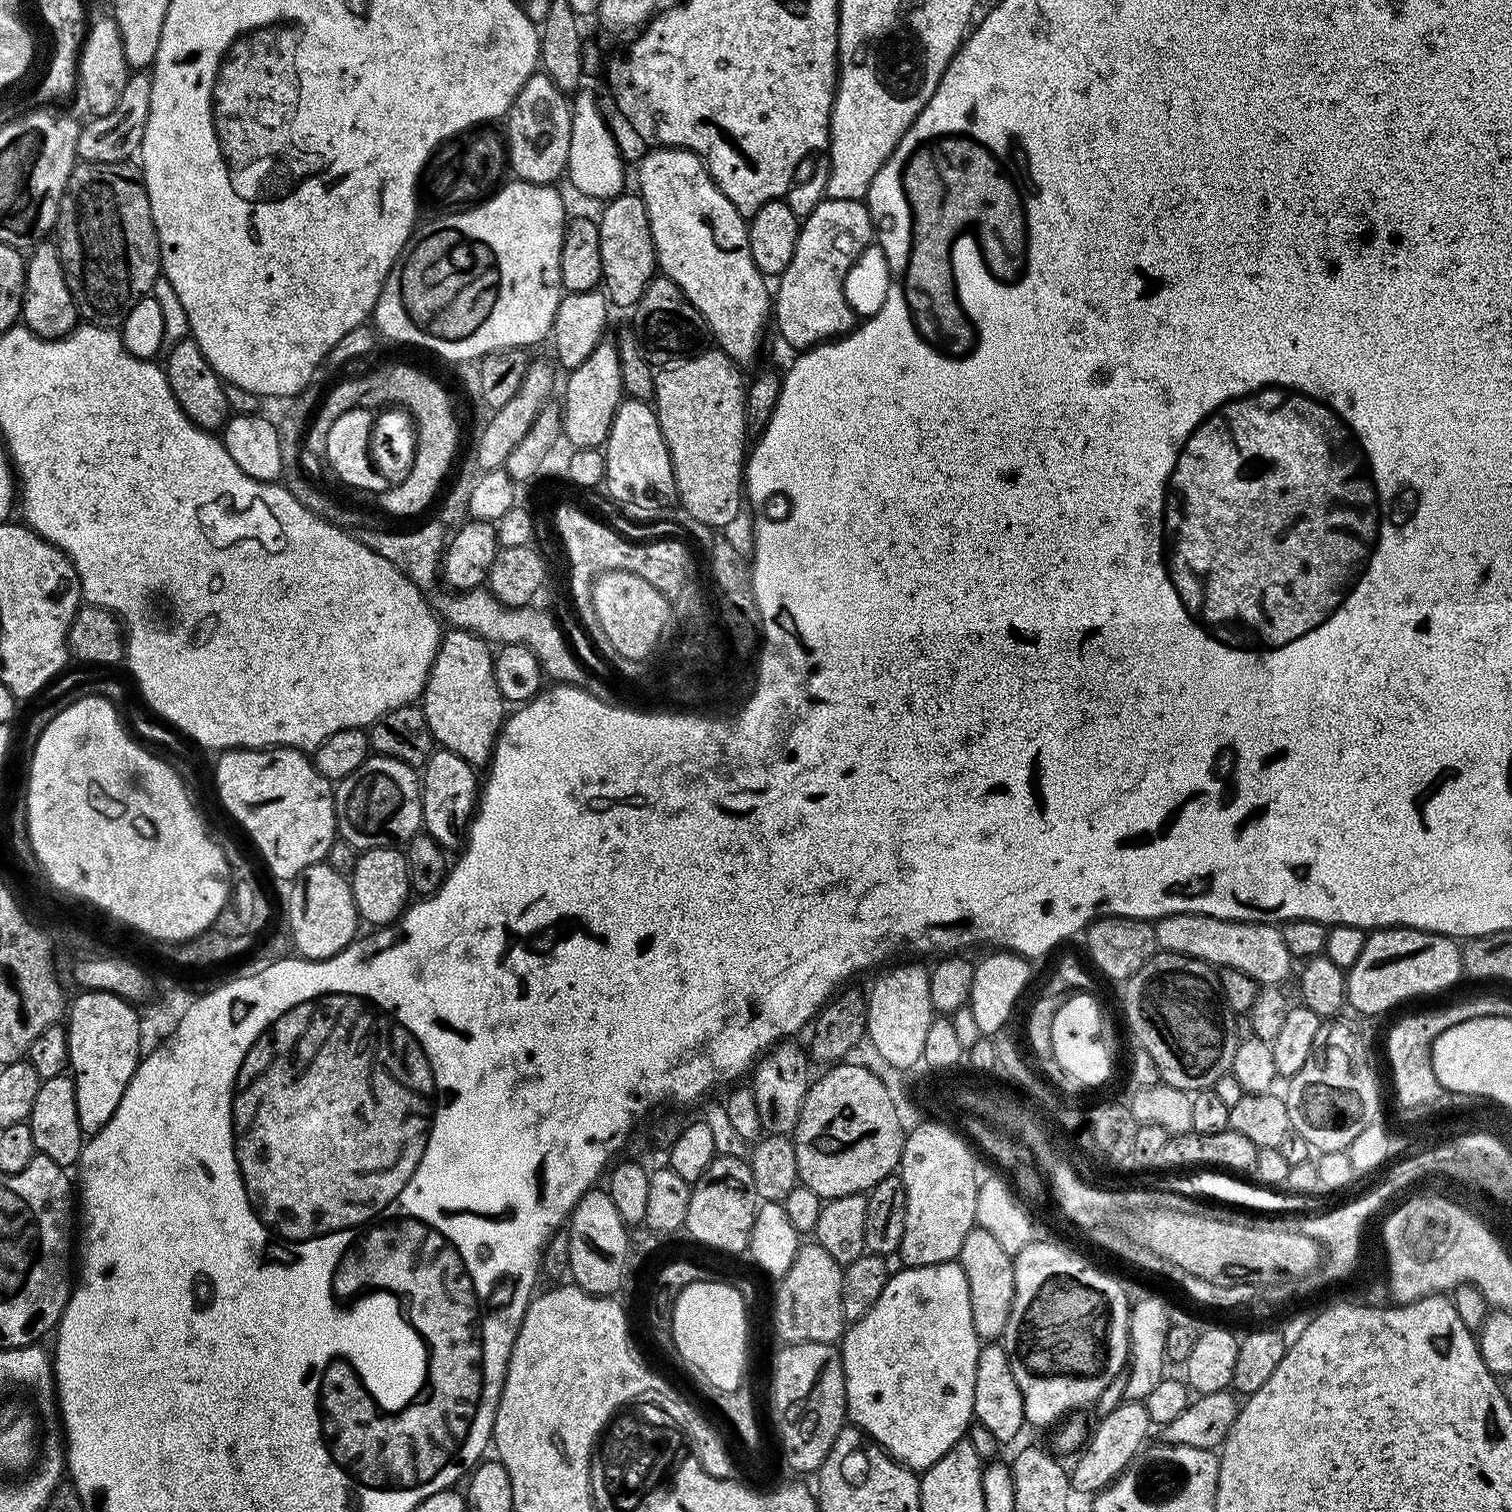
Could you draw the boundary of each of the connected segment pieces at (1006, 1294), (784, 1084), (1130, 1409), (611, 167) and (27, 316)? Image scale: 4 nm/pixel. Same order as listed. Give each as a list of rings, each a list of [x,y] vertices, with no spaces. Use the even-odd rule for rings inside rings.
[[[974,1227],[962,1241],[958,1263],[966,1274],[966,1286],[970,1286],[970,1318],[974,1318],[976,1337],[981,1342],[996,1342],[1003,1337],[1006,1322],[1010,1322],[1010,1310],[1014,1302],[1013,1253],[1004,1247],[988,1230]]]
[[[781,1042],[768,1049],[751,1069],[750,1087],[754,1098],[758,1100],[758,1118],[762,1118],[764,1132],[774,1136],[788,1136],[795,1133],[798,1126],[798,1114],[802,1102],[808,1093],[810,1075],[809,1053],[799,1048],[796,1042]]]
[[[1125,1399],[1123,1404],[1110,1410],[1110,1414],[1099,1417],[1095,1422],[1096,1428],[1094,1424],[1084,1447],[1075,1457],[1076,1465],[1070,1468],[1070,1488],[1073,1493],[1098,1493],[1125,1475],[1129,1471],[1128,1463],[1139,1454],[1144,1443],[1149,1443],[1148,1431],[1154,1428],[1146,1406],[1139,1400]]]
[[[585,88],[577,91],[571,106],[570,154],[567,155],[566,178],[582,195],[606,202],[623,191],[624,164],[618,144],[592,93]]]
[[[41,242],[27,253],[20,315],[23,327],[42,340],[60,340],[63,336],[69,336],[78,326],[76,303],[66,286],[66,274],[55,243]]]

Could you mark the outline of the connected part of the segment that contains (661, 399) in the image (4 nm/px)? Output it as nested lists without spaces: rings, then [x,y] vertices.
[[[719,350],[713,352],[701,351],[699,354],[689,355],[681,364],[676,364],[673,368],[668,368],[665,372],[662,370],[656,372],[656,395],[654,397],[654,407],[656,409],[656,417],[660,423],[662,430],[662,438],[666,442],[666,446],[670,450],[670,462],[674,470],[674,482],[676,483],[676,499],[678,504],[685,508],[688,515],[696,518],[698,522],[705,523],[706,526],[713,530],[724,530],[727,524],[732,524],[740,516],[740,500],[742,504],[742,489],[744,486],[744,466],[746,463],[746,444],[744,448],[744,440],[749,439],[746,424],[746,414],[744,413],[744,401],[746,391],[746,380],[740,377],[741,369],[735,360]]]

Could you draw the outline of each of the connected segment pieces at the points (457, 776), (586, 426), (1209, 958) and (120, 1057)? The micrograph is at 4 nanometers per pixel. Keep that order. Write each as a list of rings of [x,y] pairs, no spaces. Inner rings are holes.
[[[437,747],[424,763],[420,781],[420,801],[424,815],[423,831],[432,836],[446,850],[459,849],[465,839],[468,826],[478,807],[477,769],[467,764],[458,754]]]
[[[602,342],[594,346],[594,354],[590,354],[590,358],[582,362],[582,366],[571,369],[567,376],[568,381],[564,384],[564,404],[562,403],[563,439],[569,440],[573,449],[600,448],[608,439],[610,426],[624,396],[620,351],[616,349],[615,343]]]
[[[1174,914],[1155,921],[1154,927],[1159,951],[1193,956],[1217,969],[1242,970],[1242,974],[1250,974],[1261,986],[1283,985],[1288,971],[1294,967],[1286,942],[1282,942],[1282,934],[1275,924],[1251,924],[1248,920],[1223,920],[1202,914]]]
[[[84,990],[79,994],[66,1012],[68,1062],[76,1081],[78,1126],[85,1137],[90,1137],[114,1118],[114,1110],[118,1110],[118,1102],[122,1102],[122,1094],[126,1094],[126,1086],[140,1065],[140,1018],[129,1001],[114,993]]]

